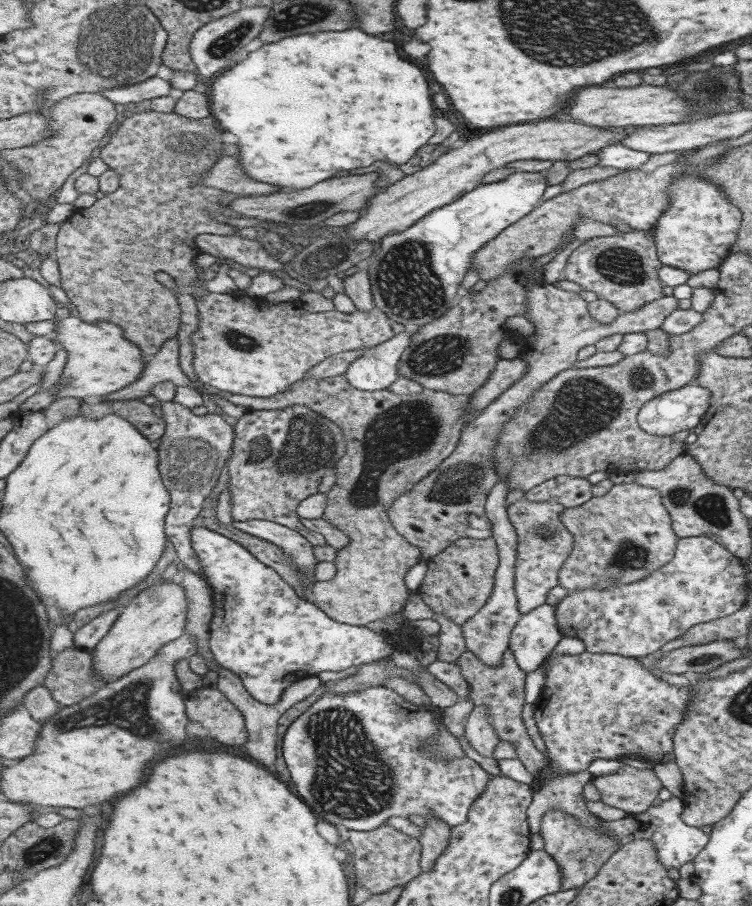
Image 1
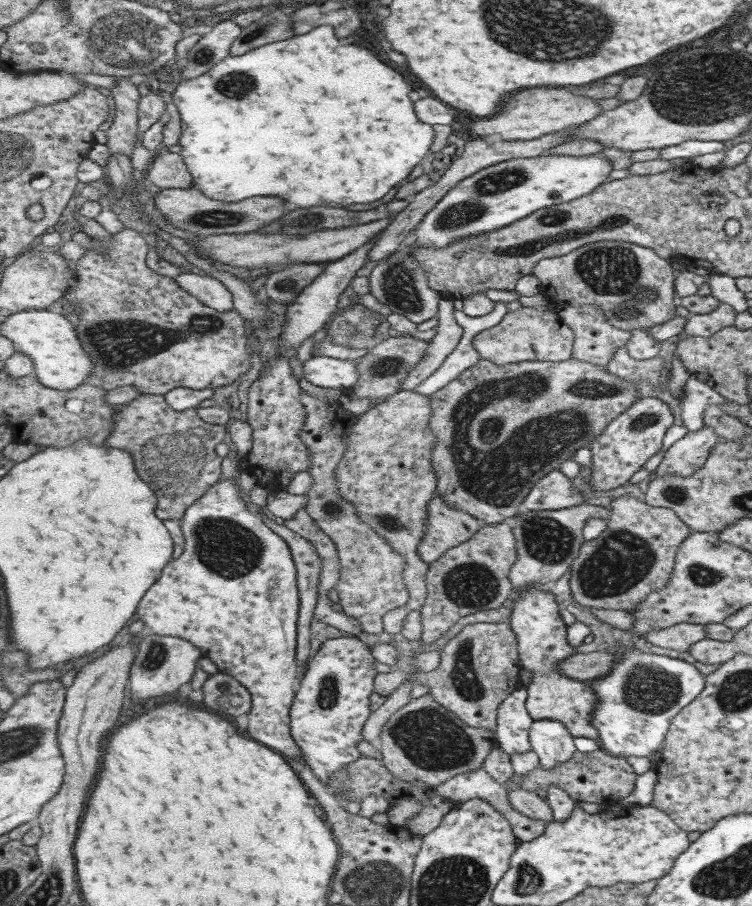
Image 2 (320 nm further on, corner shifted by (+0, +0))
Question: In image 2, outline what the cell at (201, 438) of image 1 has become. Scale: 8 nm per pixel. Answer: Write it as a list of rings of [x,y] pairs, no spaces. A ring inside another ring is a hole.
[[[163,395],[139,396],[137,400],[118,406],[117,409],[114,416],[114,429],[103,444],[130,451],[141,478],[150,483],[152,489],[156,491],[157,516],[162,521],[180,521],[185,516],[186,510],[221,480],[223,456],[229,451],[228,445],[223,442],[227,429],[223,424],[211,424],[201,420],[197,408],[181,412],[173,410]]]

